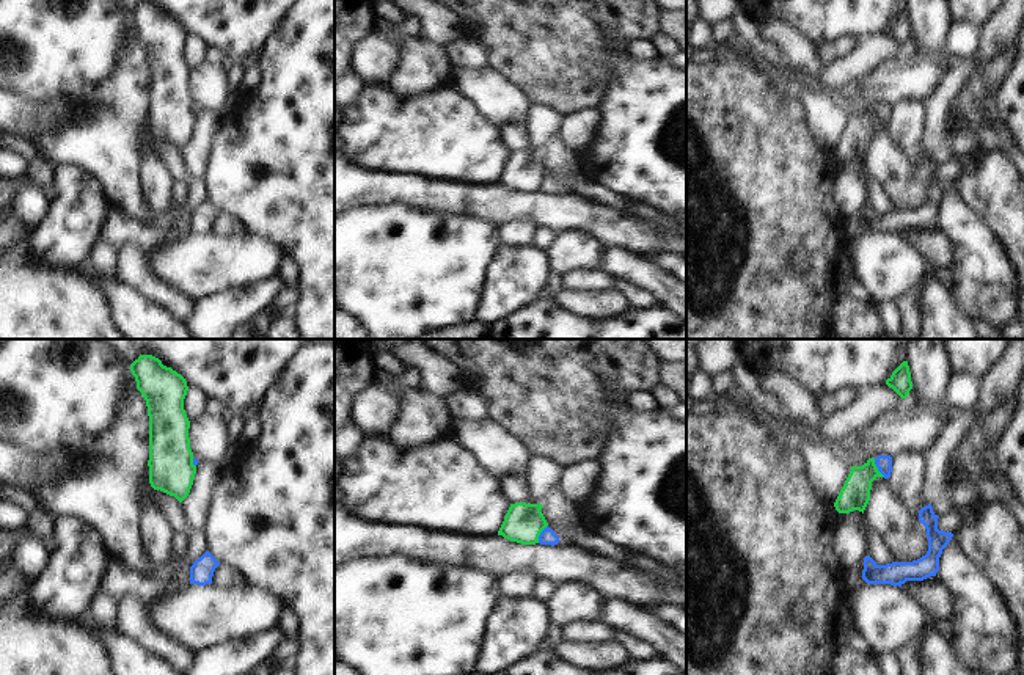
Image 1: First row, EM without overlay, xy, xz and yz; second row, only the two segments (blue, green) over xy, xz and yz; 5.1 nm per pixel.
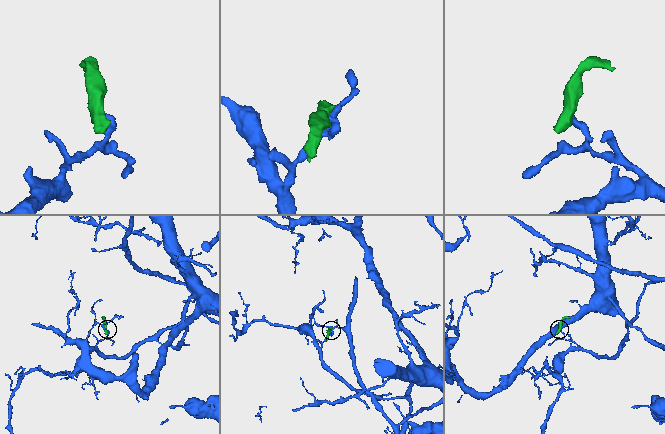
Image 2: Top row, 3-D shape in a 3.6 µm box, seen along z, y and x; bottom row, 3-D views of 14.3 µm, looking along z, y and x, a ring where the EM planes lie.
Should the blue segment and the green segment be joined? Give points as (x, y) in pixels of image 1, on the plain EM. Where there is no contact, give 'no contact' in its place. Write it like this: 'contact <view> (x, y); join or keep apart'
contact yz (878, 116); keep apart

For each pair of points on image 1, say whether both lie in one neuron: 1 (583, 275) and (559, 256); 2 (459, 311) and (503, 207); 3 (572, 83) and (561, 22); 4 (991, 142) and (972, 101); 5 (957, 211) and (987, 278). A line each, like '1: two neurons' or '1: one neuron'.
1: two neurons
2: two neurons
3: one neuron
4: two neurons
5: one neuron

